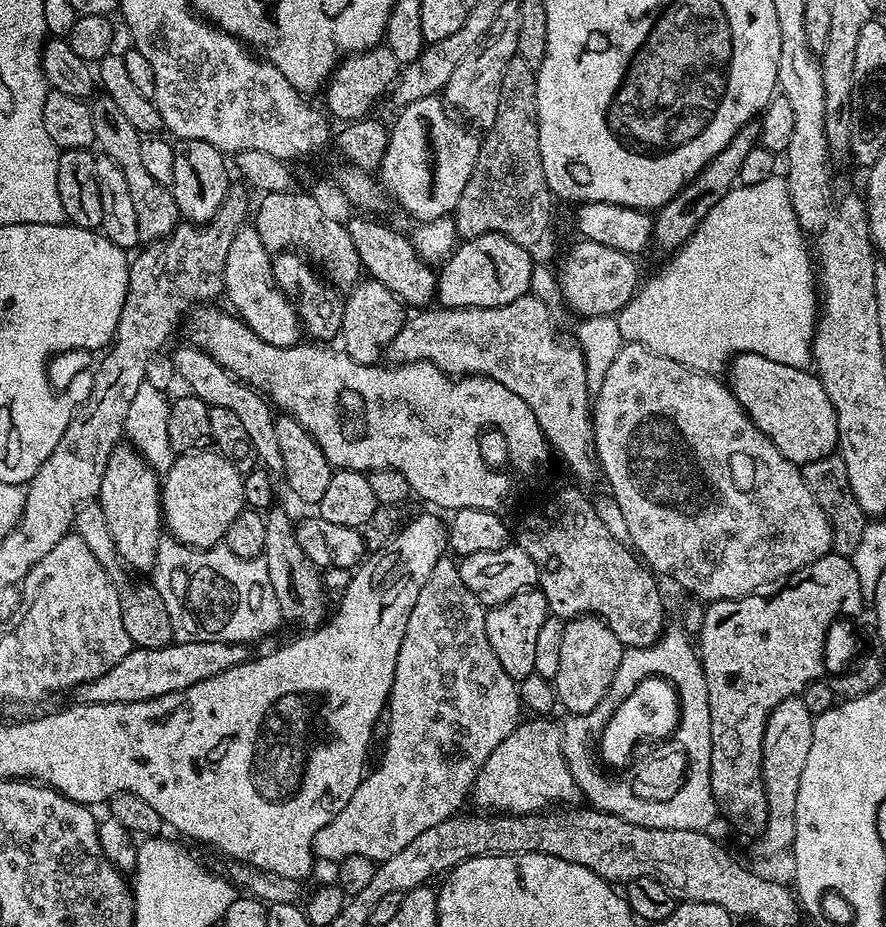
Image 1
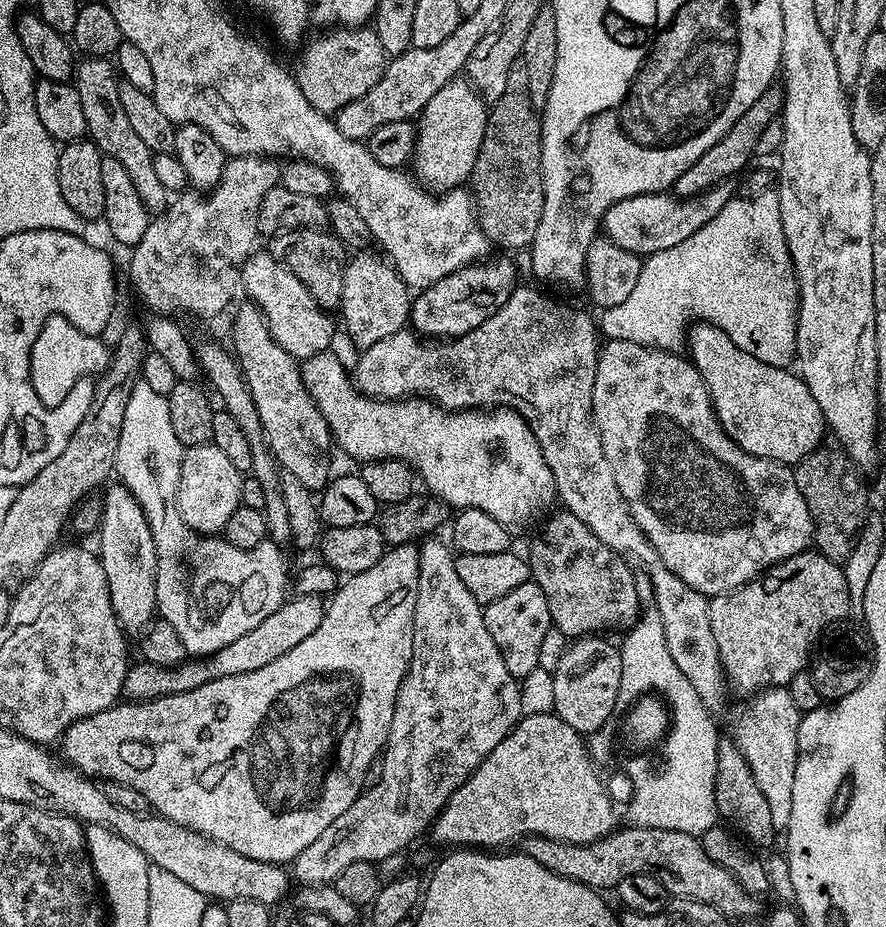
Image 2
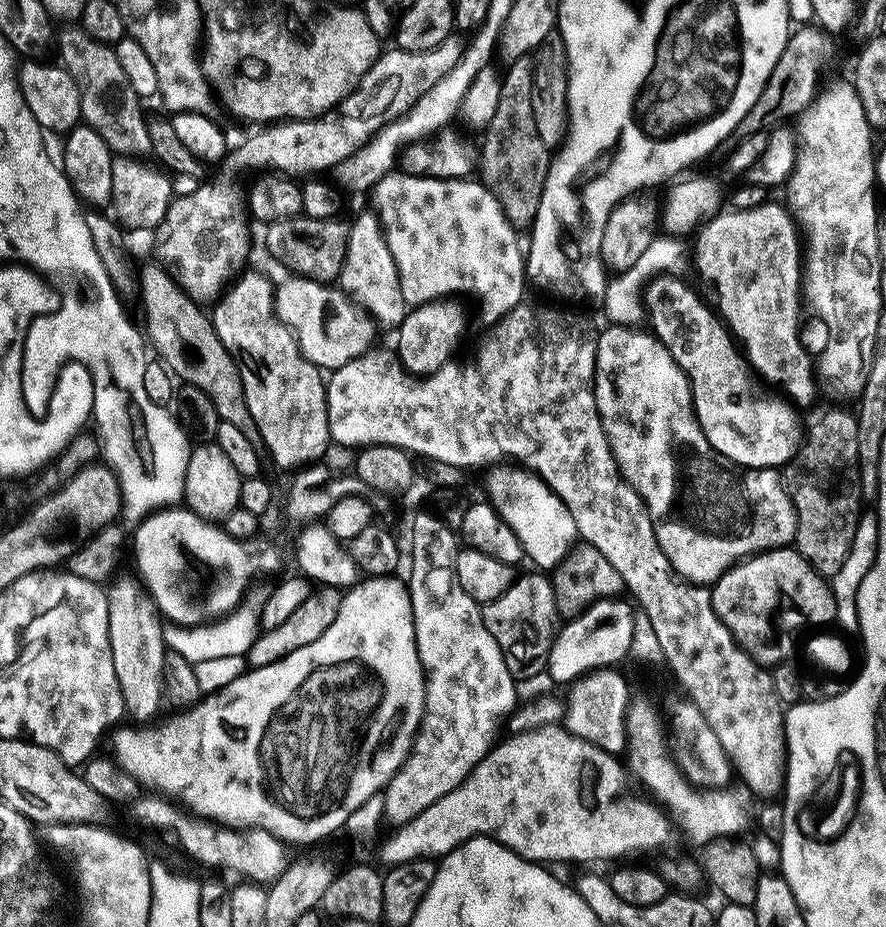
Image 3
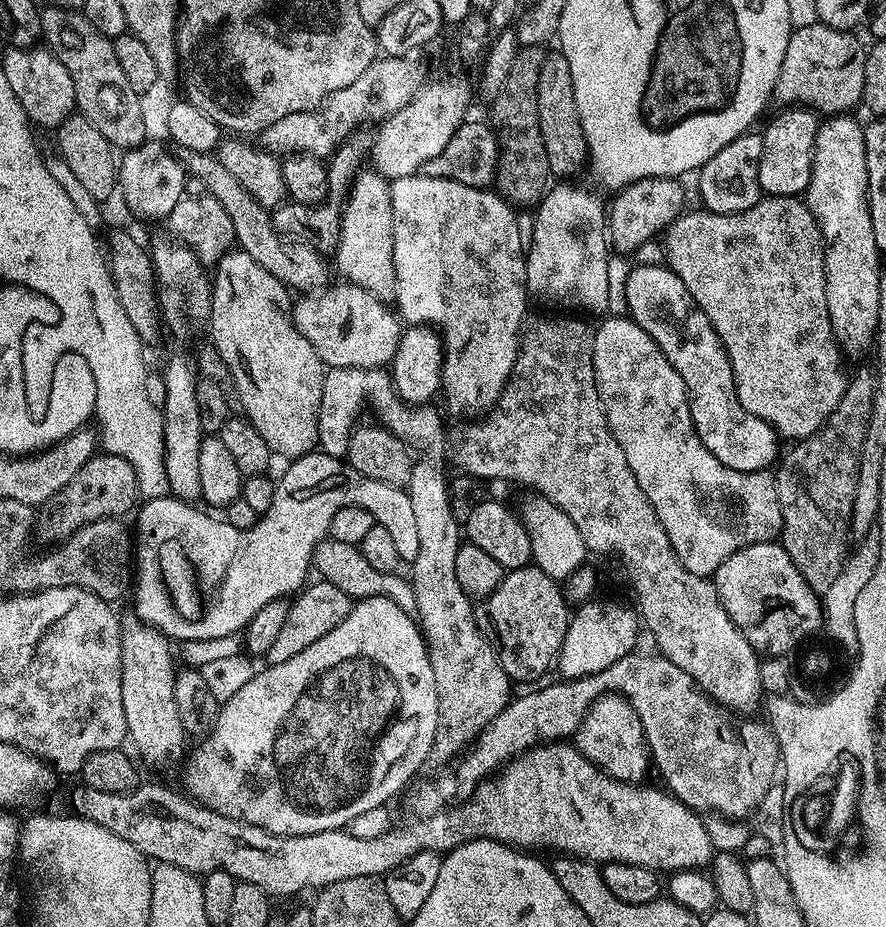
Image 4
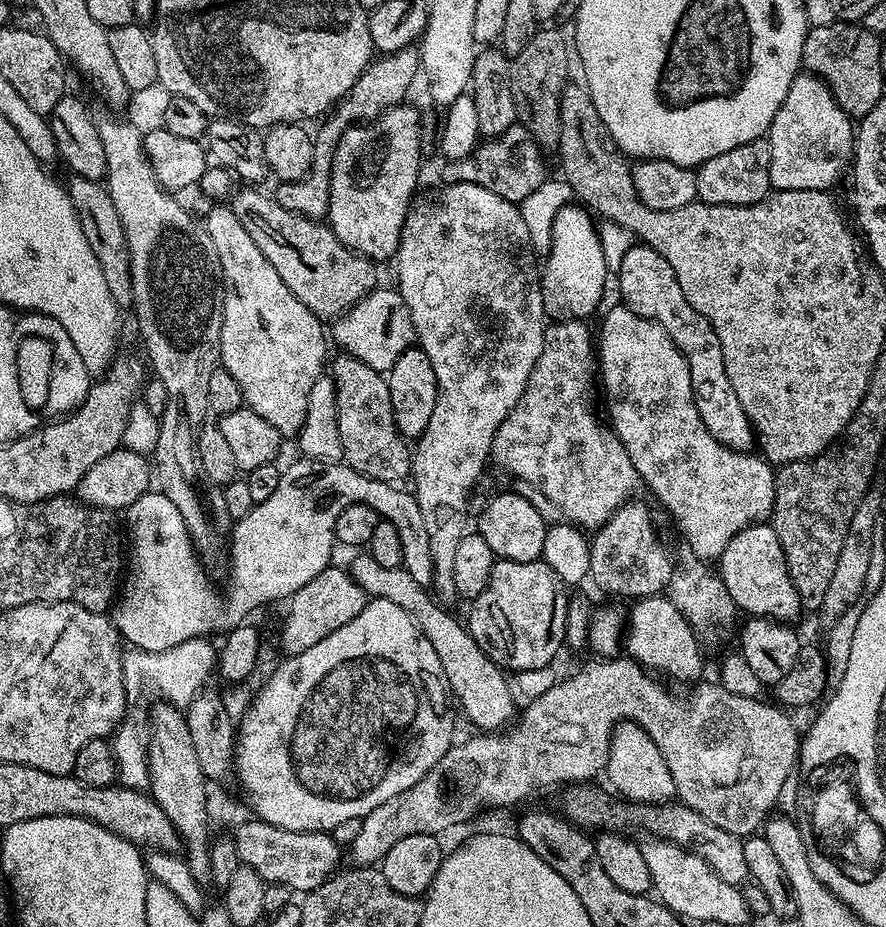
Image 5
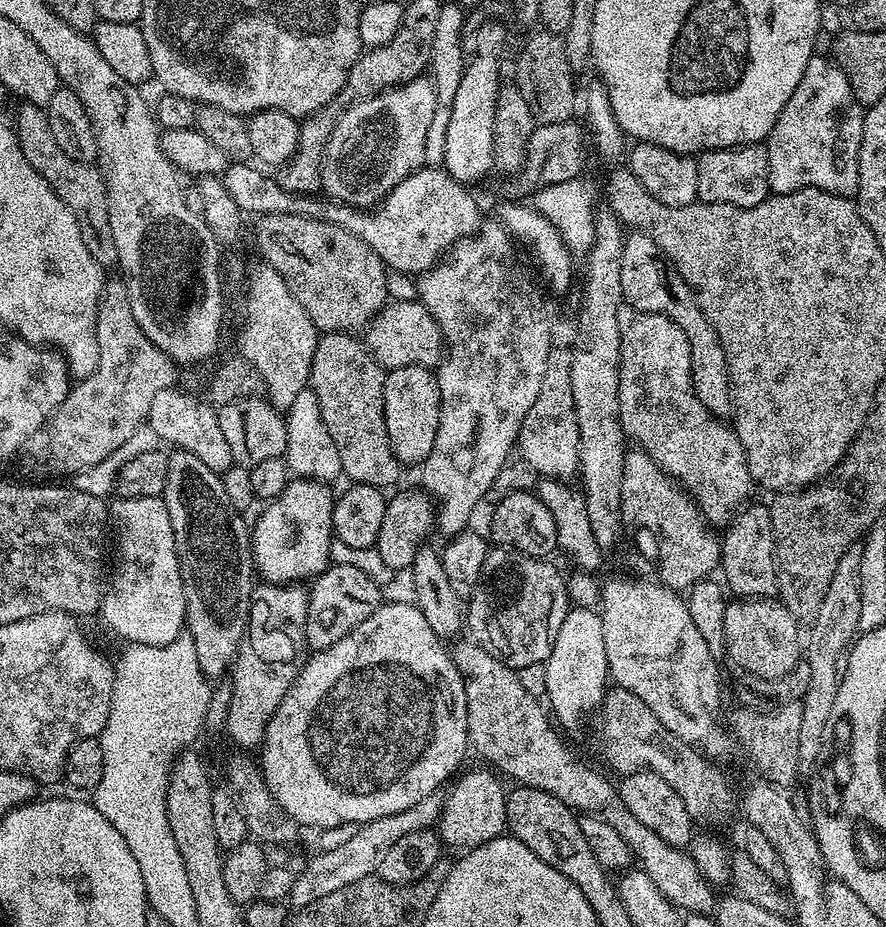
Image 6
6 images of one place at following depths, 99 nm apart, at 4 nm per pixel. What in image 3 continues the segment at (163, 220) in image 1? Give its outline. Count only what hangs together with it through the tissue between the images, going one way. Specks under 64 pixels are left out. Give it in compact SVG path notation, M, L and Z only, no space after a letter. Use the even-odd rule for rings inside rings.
M68 26L64 33L59 33L58 36L58 48L60 44L60 56L62 59L62 66L70 74L70 78L74 78L74 82L78 86L78 94L80 95L80 118L81 121L87 127L93 128L97 134L102 138L102 142L106 142L106 146L110 149L113 154L118 156L130 156L133 158L144 158L142 156L148 156L151 153L152 147L150 146L150 136L148 134L148 127L146 125L146 118L140 114L139 108L136 106L138 104L138 97L134 94L134 90L130 86L130 82L126 82L126 73L122 70L122 65L118 63L118 54L116 53L115 47L111 44L103 44L98 42L94 38L90 38L90 34L86 34L84 29L79 26Z

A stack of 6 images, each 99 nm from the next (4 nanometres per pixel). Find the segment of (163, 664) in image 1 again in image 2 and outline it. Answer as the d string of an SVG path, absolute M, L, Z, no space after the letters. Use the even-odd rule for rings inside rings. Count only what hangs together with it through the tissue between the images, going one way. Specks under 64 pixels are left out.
M300 594L295 598L297 600L285 599L274 614L262 618L262 622L258 622L258 626L254 626L254 630L246 630L246 634L242 634L242 638L234 638L227 644L223 644L206 658L209 660L188 658L184 663L176 664L173 668L151 664L145 659L141 659L140 664L133 663L124 676L123 695L132 702L156 700L160 696L177 696L183 692L194 690L211 680L221 680L227 676L237 676L238 674L250 674L254 670L262 670L262 666L270 666L270 662L282 658L282 654L286 654L290 650L294 650L294 646L298 646L298 642L306 642L306 638L310 638L310 634L314 634L314 630L318 630L324 617L326 604L319 595Z

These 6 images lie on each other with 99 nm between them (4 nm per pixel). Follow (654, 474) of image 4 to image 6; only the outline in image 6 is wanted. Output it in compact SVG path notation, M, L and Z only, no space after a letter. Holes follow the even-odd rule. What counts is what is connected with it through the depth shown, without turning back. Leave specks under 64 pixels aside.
M627 306L618 310L618 334L622 338L618 406L625 437L650 454L653 462L692 497L709 525L727 525L745 507L754 481L735 427L727 428L725 421L710 414L694 394L686 334L662 314Z

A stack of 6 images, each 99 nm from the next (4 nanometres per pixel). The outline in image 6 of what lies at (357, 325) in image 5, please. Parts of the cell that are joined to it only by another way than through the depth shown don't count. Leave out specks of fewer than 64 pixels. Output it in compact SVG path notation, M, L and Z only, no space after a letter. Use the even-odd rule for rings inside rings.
M392 300L385 304L384 309L376 315L376 319L368 325L366 335L368 335L368 340L366 339L368 351L375 356L380 367L385 370L410 366L411 364L417 364L423 368L435 369L440 361L444 359L446 351L444 335L440 333L438 322L434 318L434 314L430 314L430 310L426 310L425 305L416 300Z

